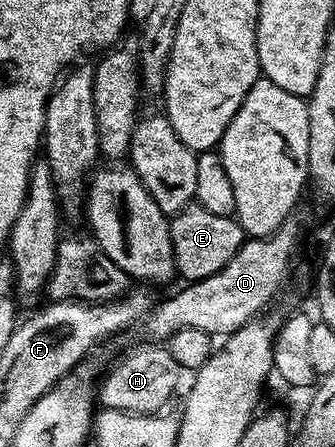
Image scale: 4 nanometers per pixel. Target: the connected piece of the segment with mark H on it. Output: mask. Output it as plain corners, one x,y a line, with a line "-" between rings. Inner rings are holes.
136,344
128,348
112,364
101,386
98,400
105,408
121,408
124,412
156,414
175,392
183,369
167,347
156,344

